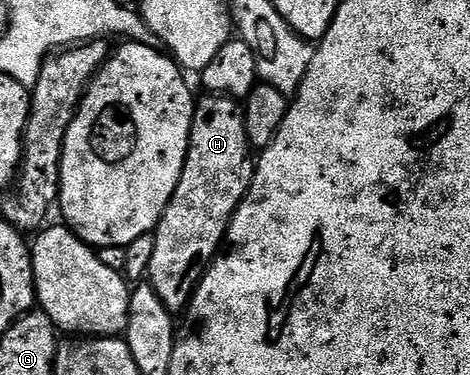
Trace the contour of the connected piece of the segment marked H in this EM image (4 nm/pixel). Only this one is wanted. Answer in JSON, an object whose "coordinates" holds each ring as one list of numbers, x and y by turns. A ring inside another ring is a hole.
{"coordinates":[[202,95,197,98,184,171,153,232,156,251,152,251,148,274,148,283,172,315,181,314,189,306,202,274,223,248,230,220,254,178,256,161,244,131,242,111,243,106,233,97]]}

